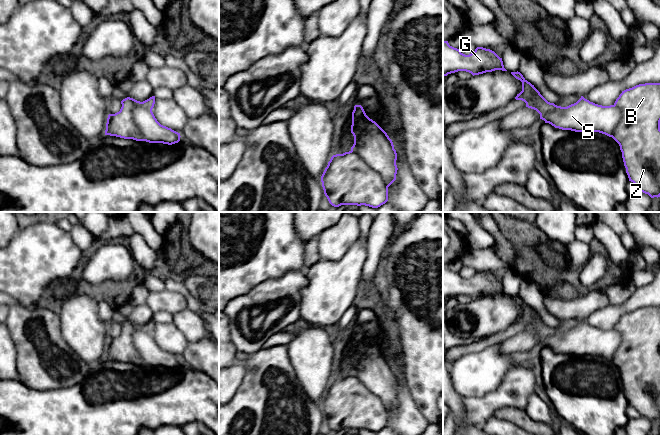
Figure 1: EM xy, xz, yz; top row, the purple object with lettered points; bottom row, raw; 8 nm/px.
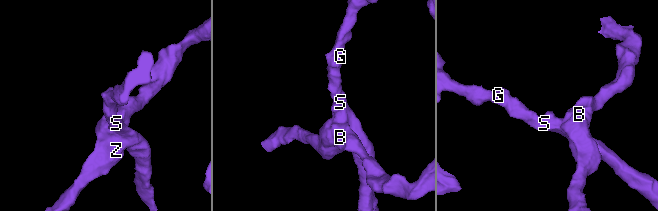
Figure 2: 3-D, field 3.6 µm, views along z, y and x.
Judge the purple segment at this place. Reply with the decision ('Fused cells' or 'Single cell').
Single cell

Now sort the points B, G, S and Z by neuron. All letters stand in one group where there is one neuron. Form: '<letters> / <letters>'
B G S Z

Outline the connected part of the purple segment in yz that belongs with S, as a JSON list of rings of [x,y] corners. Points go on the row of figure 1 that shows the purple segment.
[[[511,72],[511,74],[522,82],[522,91],[517,94],[516,100],[524,101],[526,107],[536,110],[540,114],[540,119],[555,128],[575,132],[599,132],[612,137],[620,146],[629,181],[633,182],[641,192],[648,194],[651,198],[660,197],[660,83],[639,84],[626,89],[610,106],[595,104],[581,96],[576,103],[561,107],[548,102],[520,72]]]

